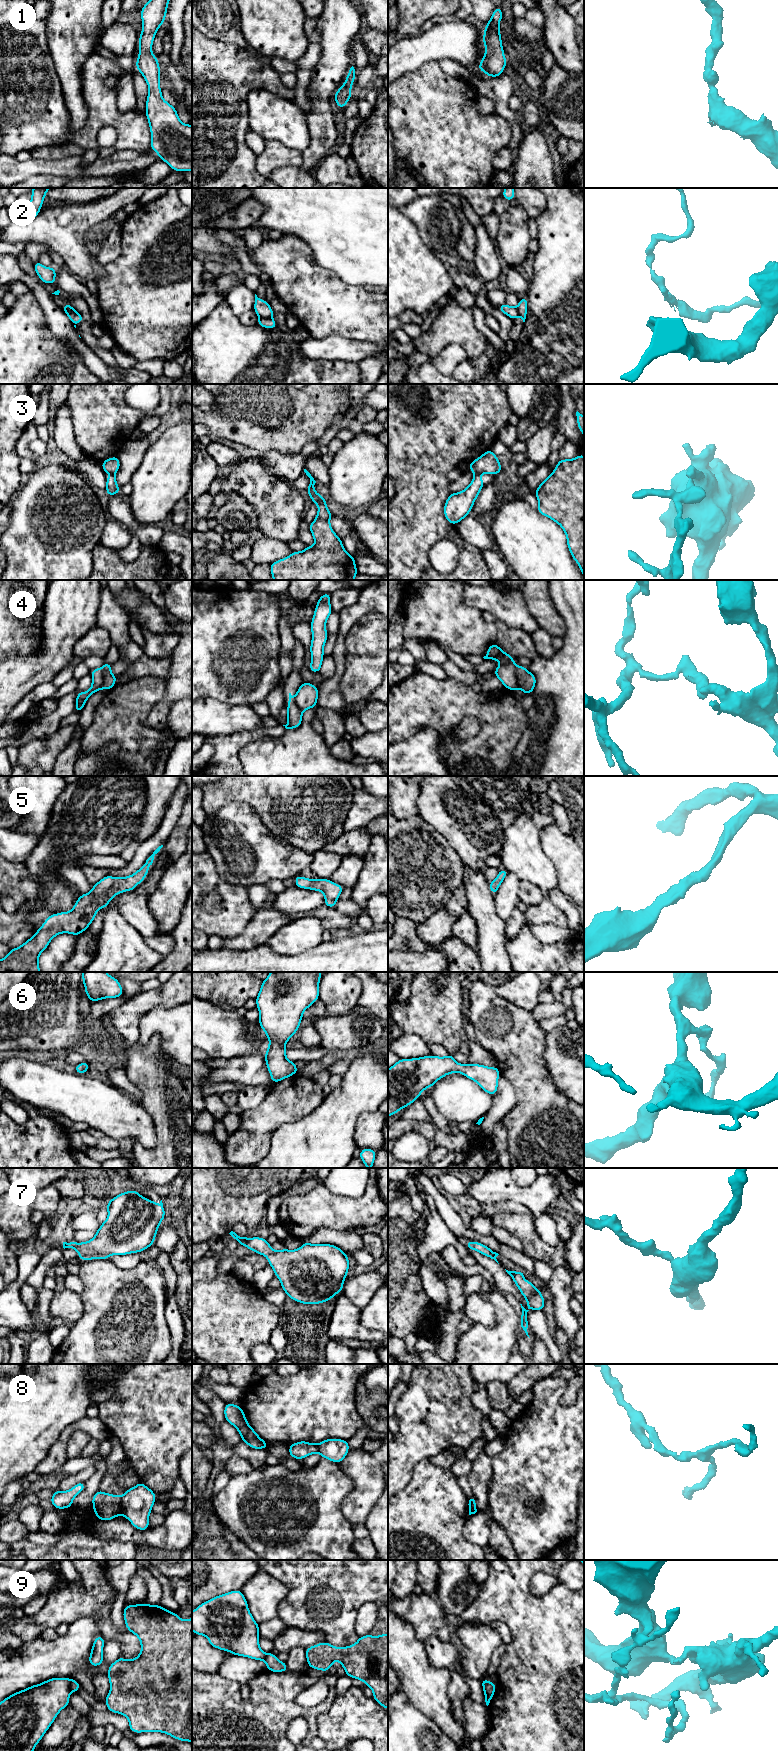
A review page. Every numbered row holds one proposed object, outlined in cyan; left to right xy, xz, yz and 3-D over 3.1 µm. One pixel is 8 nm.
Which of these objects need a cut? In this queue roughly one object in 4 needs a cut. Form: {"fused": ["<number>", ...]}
{"fused": ["2", "3", "4", "8", "9"]}

